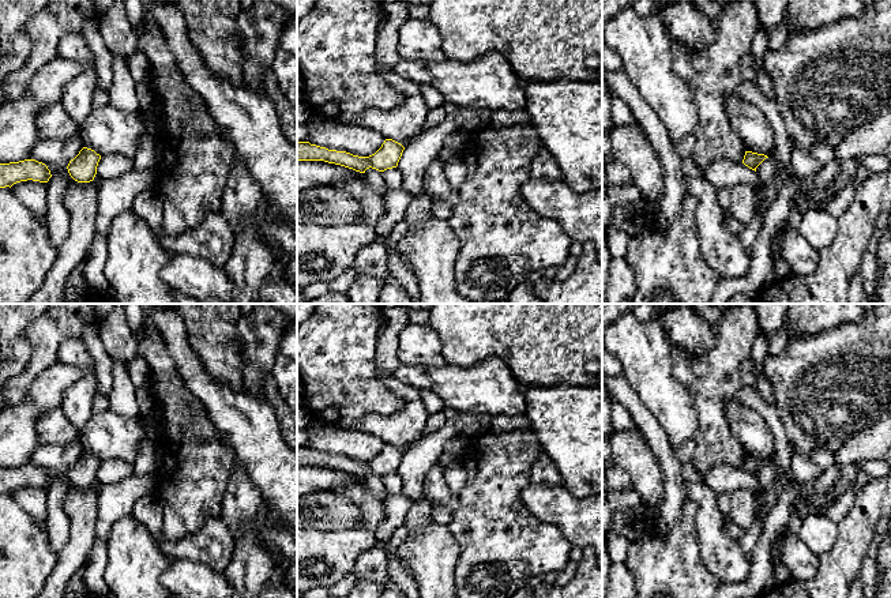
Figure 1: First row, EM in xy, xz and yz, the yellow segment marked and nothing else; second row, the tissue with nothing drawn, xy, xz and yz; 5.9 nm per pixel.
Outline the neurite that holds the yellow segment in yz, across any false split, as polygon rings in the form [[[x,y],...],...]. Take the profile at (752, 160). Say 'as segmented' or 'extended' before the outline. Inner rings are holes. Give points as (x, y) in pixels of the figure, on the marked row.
as segmented; [[[745,151],[742,163],[745,166],[748,166],[749,169],[756,172],[756,168],[766,159],[768,158],[764,154],[757,154],[757,153],[752,153],[752,151]]]

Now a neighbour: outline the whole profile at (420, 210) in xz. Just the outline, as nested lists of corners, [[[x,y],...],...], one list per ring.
[[[424,192],[411,195],[410,207],[405,219],[409,223],[409,230],[414,230],[420,223],[431,219],[433,200]]]

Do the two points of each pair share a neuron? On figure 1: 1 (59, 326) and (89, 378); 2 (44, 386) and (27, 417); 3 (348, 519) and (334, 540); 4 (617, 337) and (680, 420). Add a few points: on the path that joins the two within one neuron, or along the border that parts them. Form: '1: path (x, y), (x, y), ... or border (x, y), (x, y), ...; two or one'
1: border (81, 339), (66, 339), (59, 346), (56, 358); two
2: path (44, 394), (32, 409); one
3: border (360, 526), (311, 530); two
4: path (638, 357), (649, 368), (654, 384), (668, 399); one

